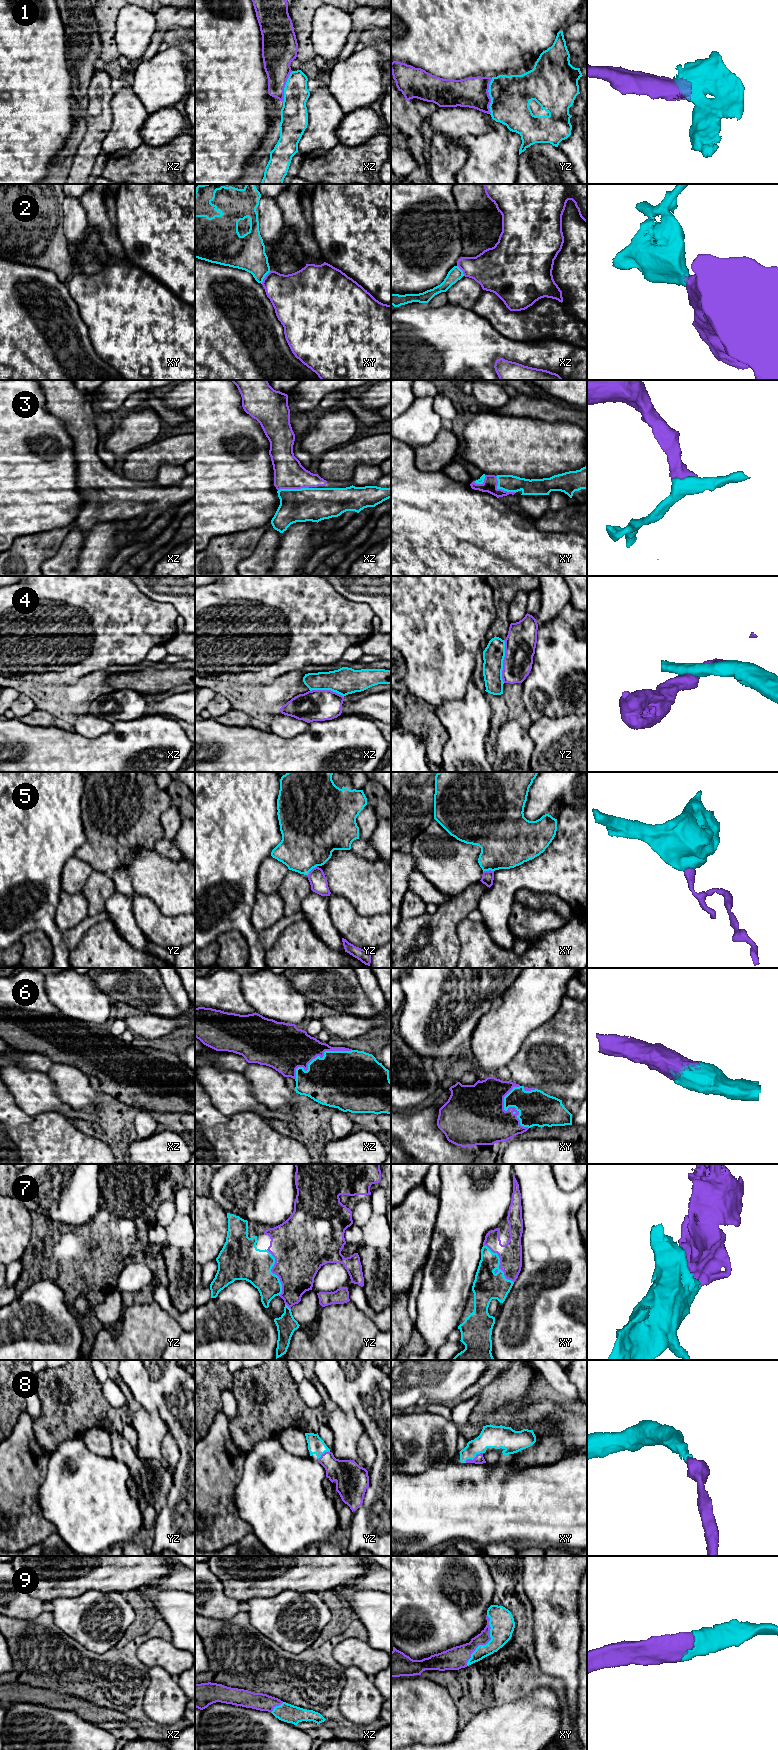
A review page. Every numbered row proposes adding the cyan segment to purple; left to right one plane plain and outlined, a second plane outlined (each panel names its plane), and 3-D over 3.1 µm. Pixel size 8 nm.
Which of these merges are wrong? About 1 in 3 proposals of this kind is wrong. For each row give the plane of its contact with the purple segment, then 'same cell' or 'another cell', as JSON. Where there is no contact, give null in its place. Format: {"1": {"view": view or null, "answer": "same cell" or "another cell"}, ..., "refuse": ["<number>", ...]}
{"1": {"view": "yz", "answer": "another cell"}, "2": {"view": "xy", "answer": "another cell"}, "3": {"view": "xz", "answer": "same cell"}, "4": {"view": "yz", "answer": "another cell"}, "5": {"view": "yz", "answer": "another cell"}, "6": {"view": "xz", "answer": "same cell"}, "7": {"view": "xy", "answer": "same cell"}, "8": {"view": "xy", "answer": "same cell"}, "9": {"view": "xy", "answer": "same cell"}, "refuse": ["1", "2", "4", "5"]}

